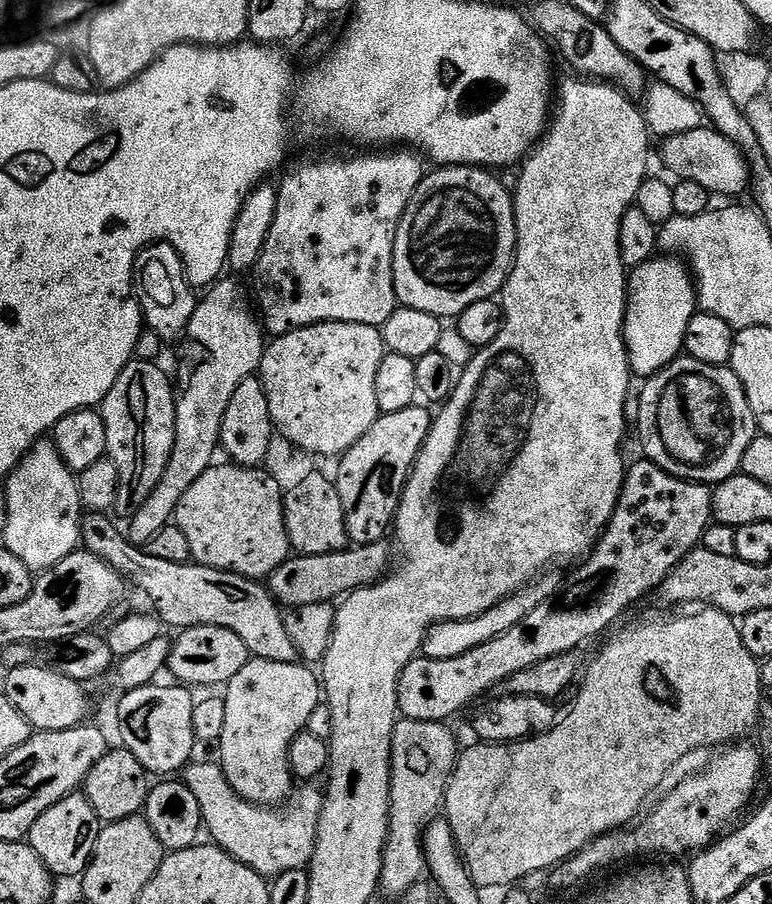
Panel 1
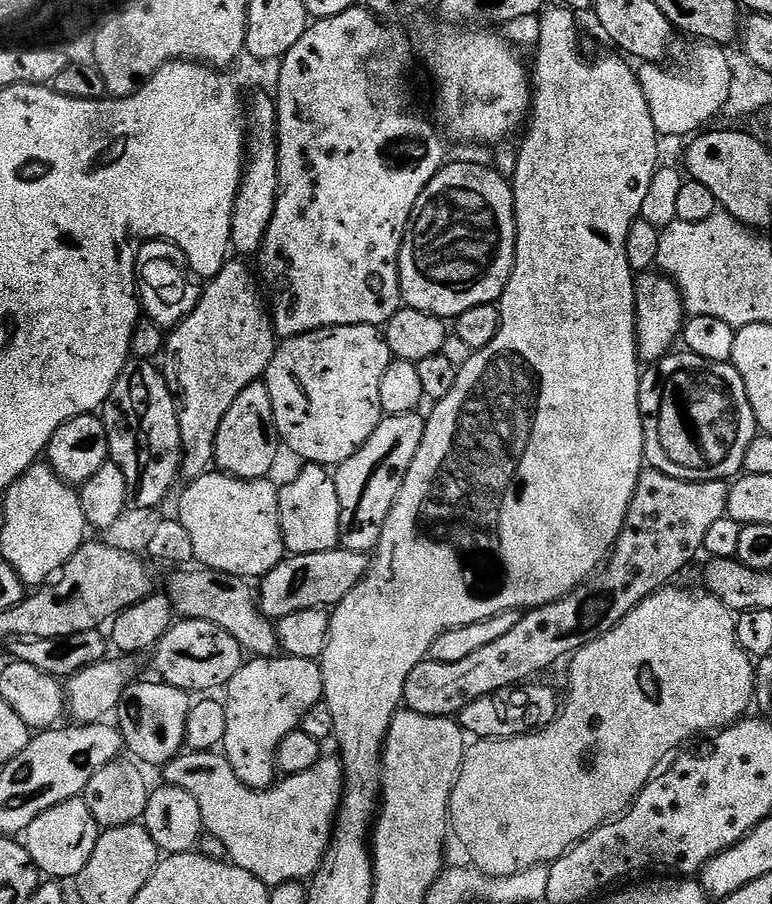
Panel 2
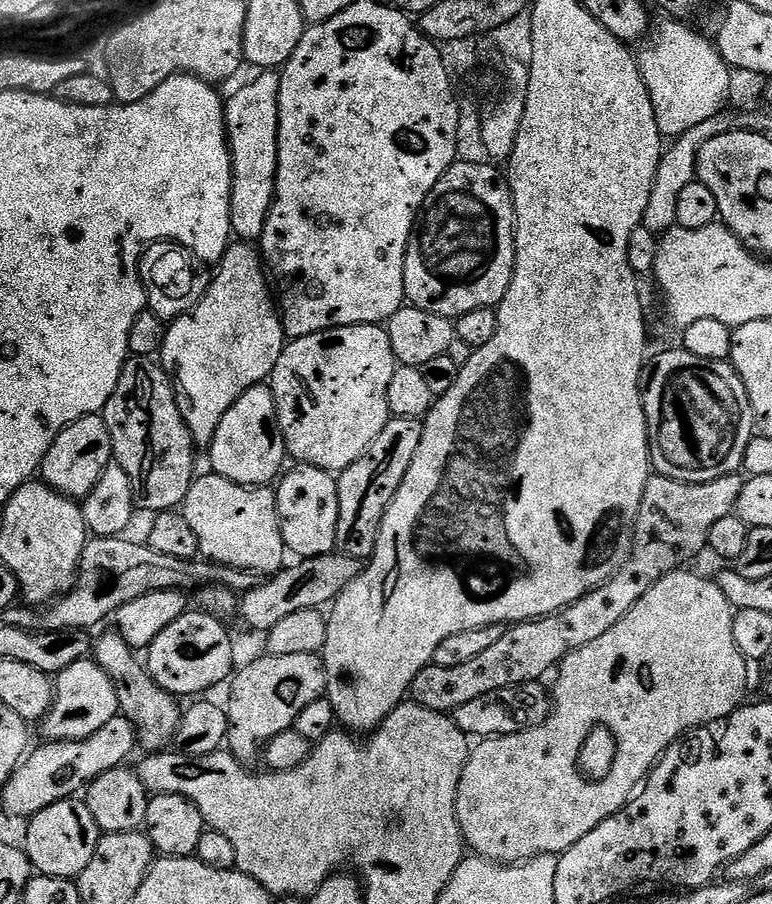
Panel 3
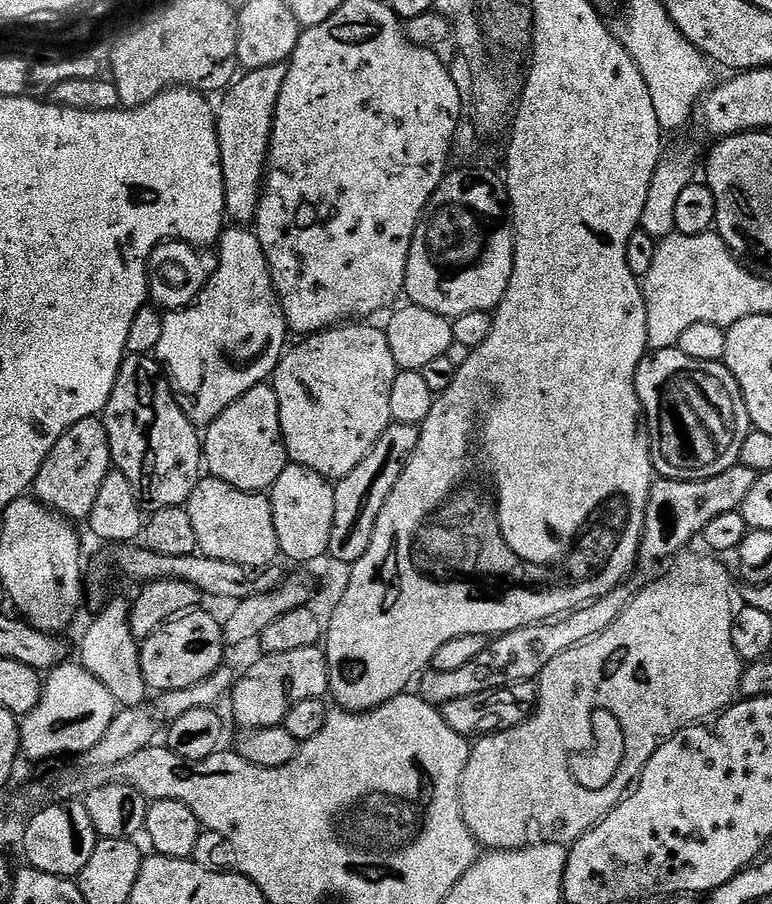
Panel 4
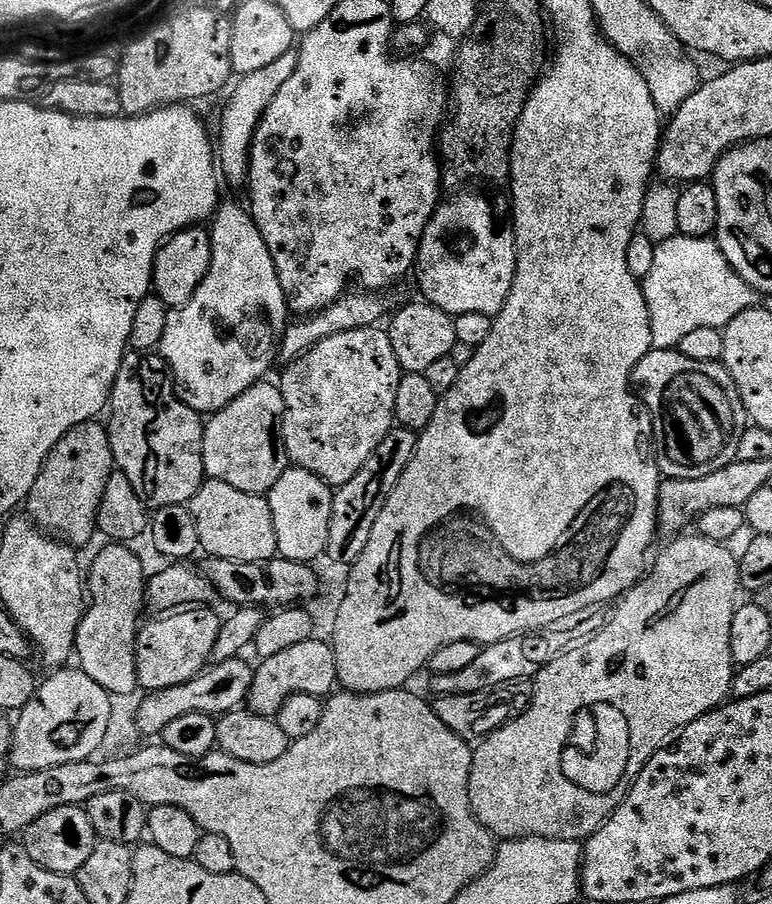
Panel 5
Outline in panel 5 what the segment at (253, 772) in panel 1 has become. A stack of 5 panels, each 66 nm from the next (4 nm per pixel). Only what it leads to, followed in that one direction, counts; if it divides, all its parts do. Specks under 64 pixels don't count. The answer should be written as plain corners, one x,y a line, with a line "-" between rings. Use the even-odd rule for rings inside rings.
313,638
306,642
298,642
298,646
290,646
290,650
282,650
282,654
274,654
274,658
260,660
252,673
252,685
246,704
257,716
275,717
286,698
294,694
314,694
324,698
337,684
336,663
331,643
324,641
323,644
319,638

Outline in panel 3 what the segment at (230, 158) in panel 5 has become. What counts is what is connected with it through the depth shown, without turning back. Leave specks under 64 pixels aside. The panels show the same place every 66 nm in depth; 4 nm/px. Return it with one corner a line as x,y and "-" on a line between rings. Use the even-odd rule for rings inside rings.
264,70
254,80
240,87
225,101
224,127
228,136
228,150
231,156
230,222
232,236
240,242
259,241
264,233
266,218
276,199
277,176
277,134
278,134
278,94
280,75
274,70

